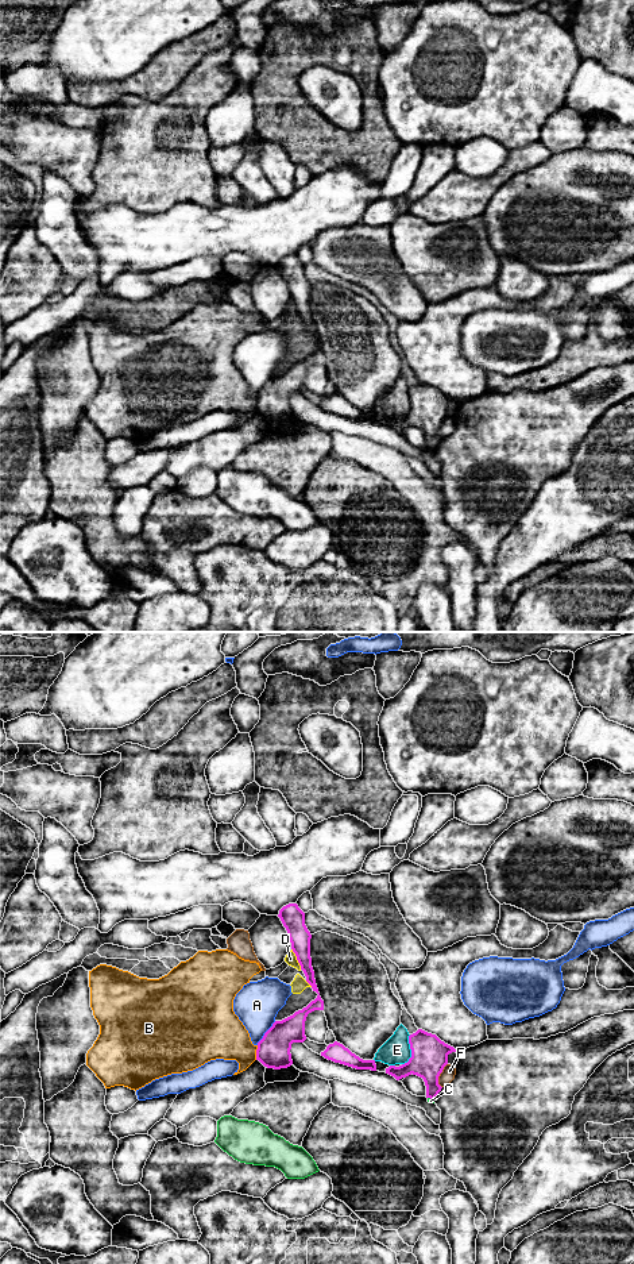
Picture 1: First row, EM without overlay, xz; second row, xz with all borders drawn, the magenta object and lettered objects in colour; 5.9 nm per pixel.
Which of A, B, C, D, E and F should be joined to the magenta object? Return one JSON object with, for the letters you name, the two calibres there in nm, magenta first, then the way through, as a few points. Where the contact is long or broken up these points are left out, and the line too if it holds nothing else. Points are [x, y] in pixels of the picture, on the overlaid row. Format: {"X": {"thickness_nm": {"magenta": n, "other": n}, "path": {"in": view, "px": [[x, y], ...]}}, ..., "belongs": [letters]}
{"belongs": []}

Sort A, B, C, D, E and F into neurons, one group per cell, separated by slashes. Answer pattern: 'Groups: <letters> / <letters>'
Groups: A / B / C / D / E / F

